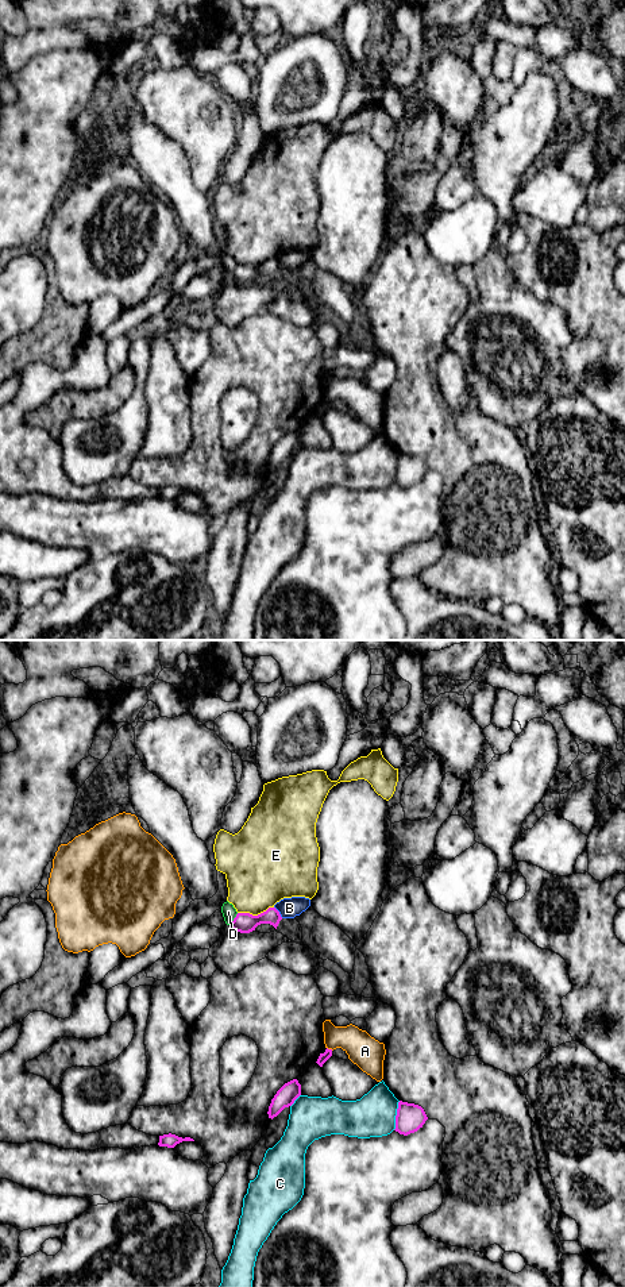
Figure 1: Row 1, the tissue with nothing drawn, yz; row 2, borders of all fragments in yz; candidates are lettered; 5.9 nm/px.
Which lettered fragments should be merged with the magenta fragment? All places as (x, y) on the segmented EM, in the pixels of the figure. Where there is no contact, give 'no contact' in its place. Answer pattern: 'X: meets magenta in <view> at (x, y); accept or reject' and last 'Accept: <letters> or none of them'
A: meets magenta in yz at (330, 1049); reject
B: meets magenta in yz at (278, 912); reject
C: meets magenta in yz at (396, 1116); reject
D: meets magenta in yz at (234, 918); reject
E: meets magenta in yz at (255, 916); reject
Accept: none of them

